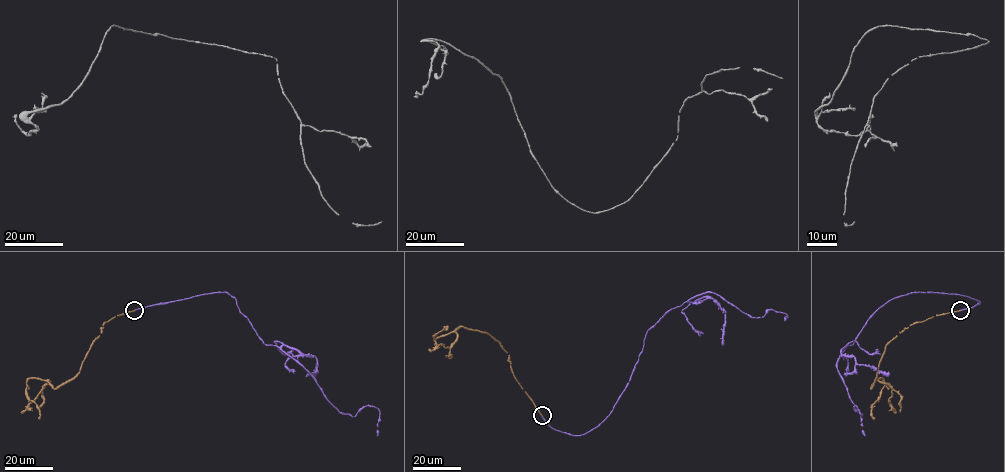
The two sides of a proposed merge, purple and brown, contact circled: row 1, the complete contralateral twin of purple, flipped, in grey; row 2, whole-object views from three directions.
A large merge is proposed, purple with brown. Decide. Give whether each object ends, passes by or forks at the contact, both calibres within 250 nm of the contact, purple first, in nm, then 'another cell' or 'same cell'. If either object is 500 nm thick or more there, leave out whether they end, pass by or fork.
purple ends; brown ends; calibres 190 and 240 nm; same cell

